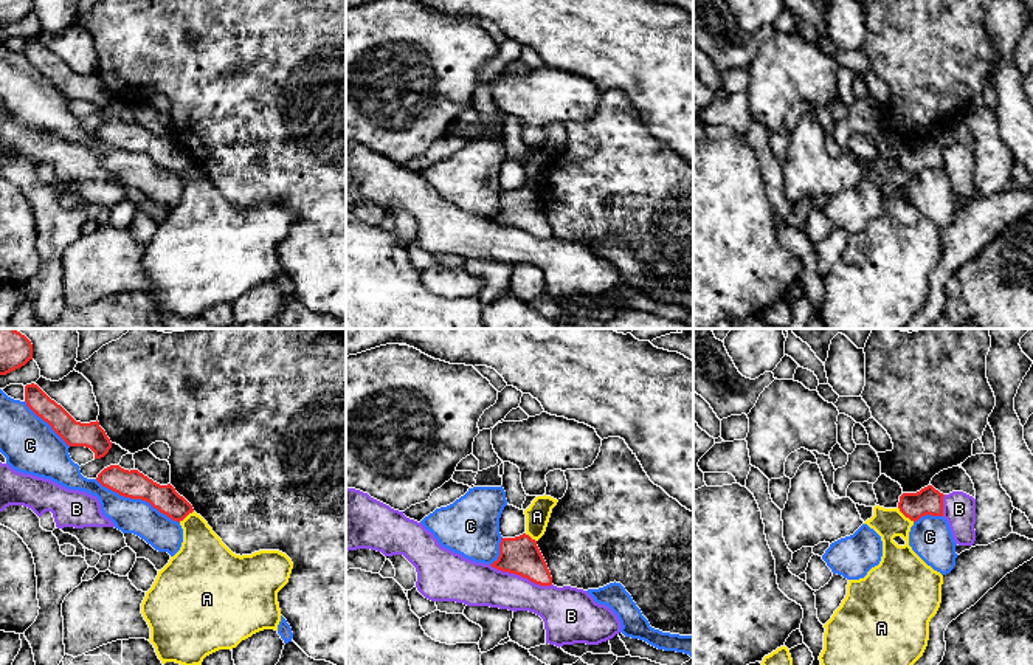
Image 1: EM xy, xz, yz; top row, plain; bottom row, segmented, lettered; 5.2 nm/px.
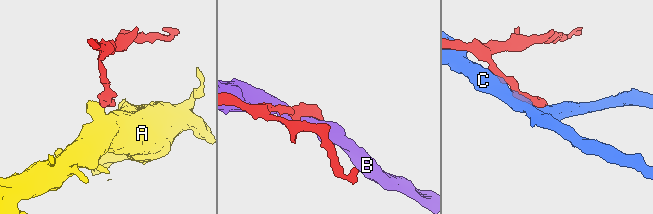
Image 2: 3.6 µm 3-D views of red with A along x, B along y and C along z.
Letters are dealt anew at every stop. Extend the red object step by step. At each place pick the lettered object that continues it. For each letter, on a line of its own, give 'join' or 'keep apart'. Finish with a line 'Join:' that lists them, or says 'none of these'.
A: keep apart
B: keep apart
C: keep apart
Join: none of these

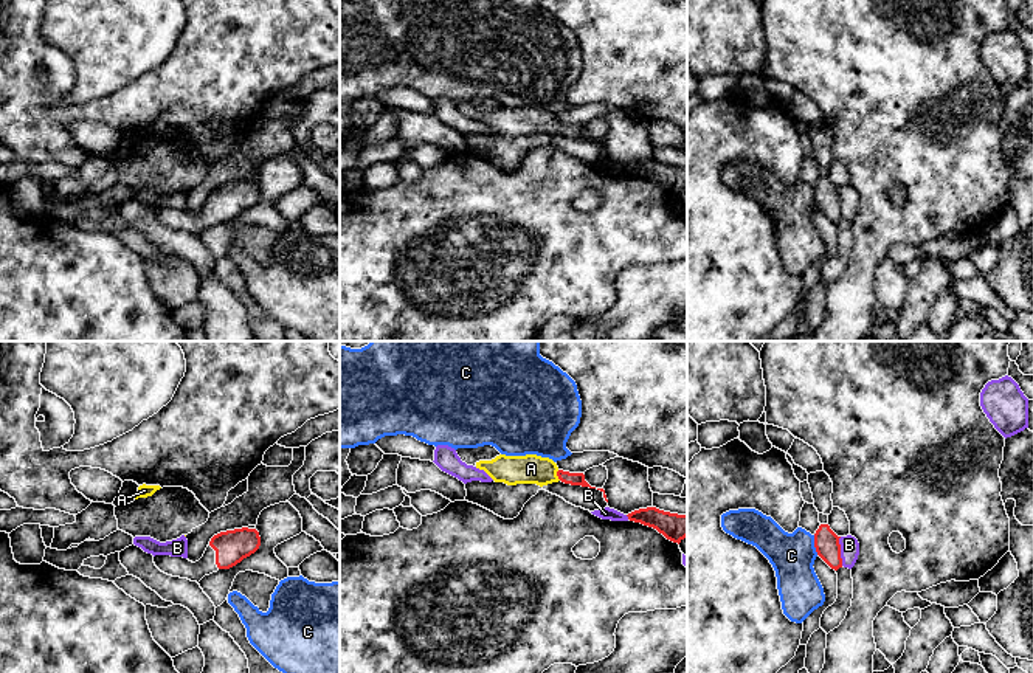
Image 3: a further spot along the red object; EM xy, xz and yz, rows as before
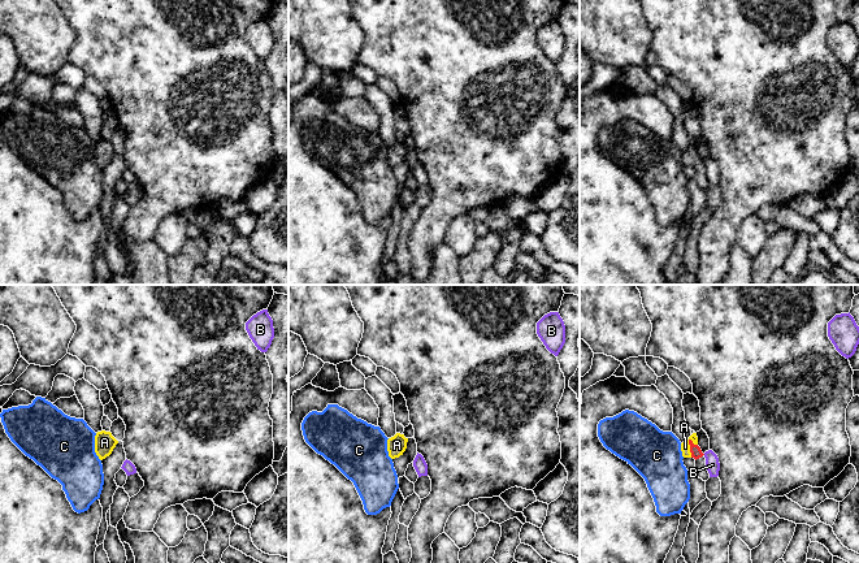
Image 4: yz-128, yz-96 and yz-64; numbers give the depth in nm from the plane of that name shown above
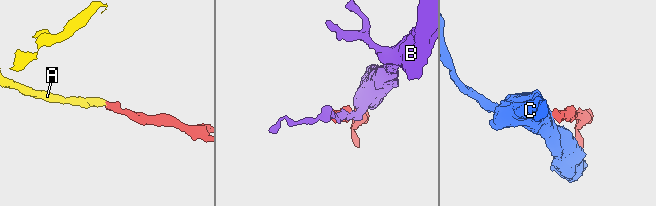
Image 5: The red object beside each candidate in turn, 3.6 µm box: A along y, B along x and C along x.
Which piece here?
A: join
B: keep apart
C: keep apart
Join: A

